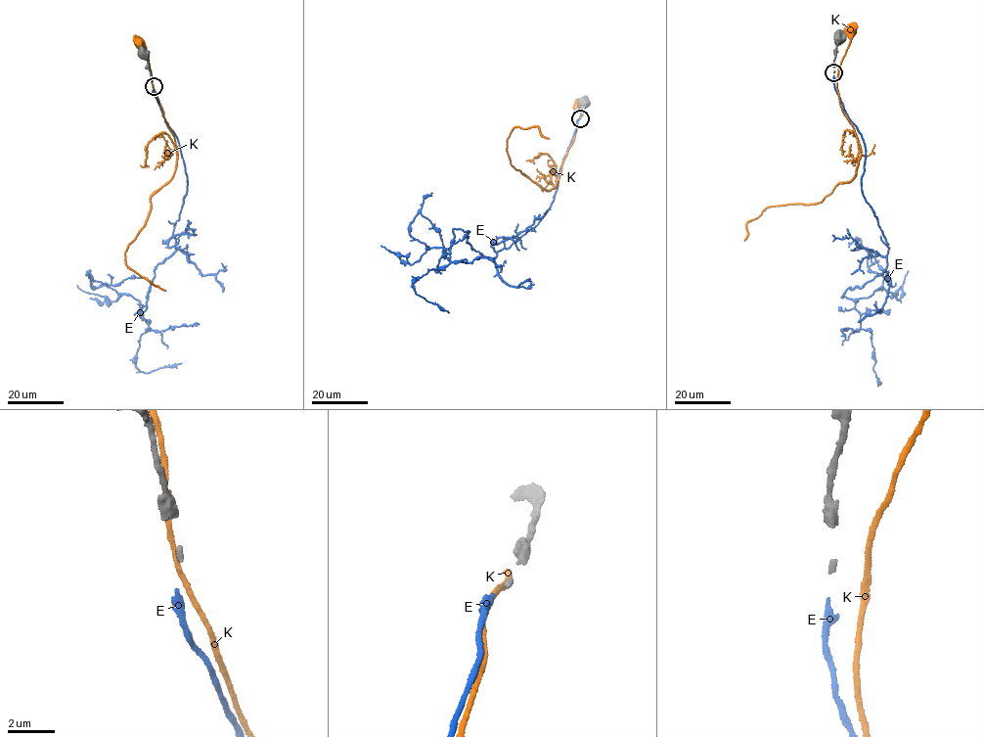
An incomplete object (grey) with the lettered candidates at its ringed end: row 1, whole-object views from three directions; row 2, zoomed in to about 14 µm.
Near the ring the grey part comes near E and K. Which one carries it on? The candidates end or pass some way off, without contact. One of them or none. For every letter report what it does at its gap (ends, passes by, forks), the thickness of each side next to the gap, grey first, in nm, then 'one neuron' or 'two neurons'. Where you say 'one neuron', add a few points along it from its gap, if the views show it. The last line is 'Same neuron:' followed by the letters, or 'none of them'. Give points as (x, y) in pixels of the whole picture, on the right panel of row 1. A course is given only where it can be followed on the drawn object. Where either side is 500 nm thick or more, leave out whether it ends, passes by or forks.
E: it ends; calibres 190 and 240 nm; two neurons
K: it passes by; calibres 190 and 220 nm; two neurons
Same neuron: none of them

